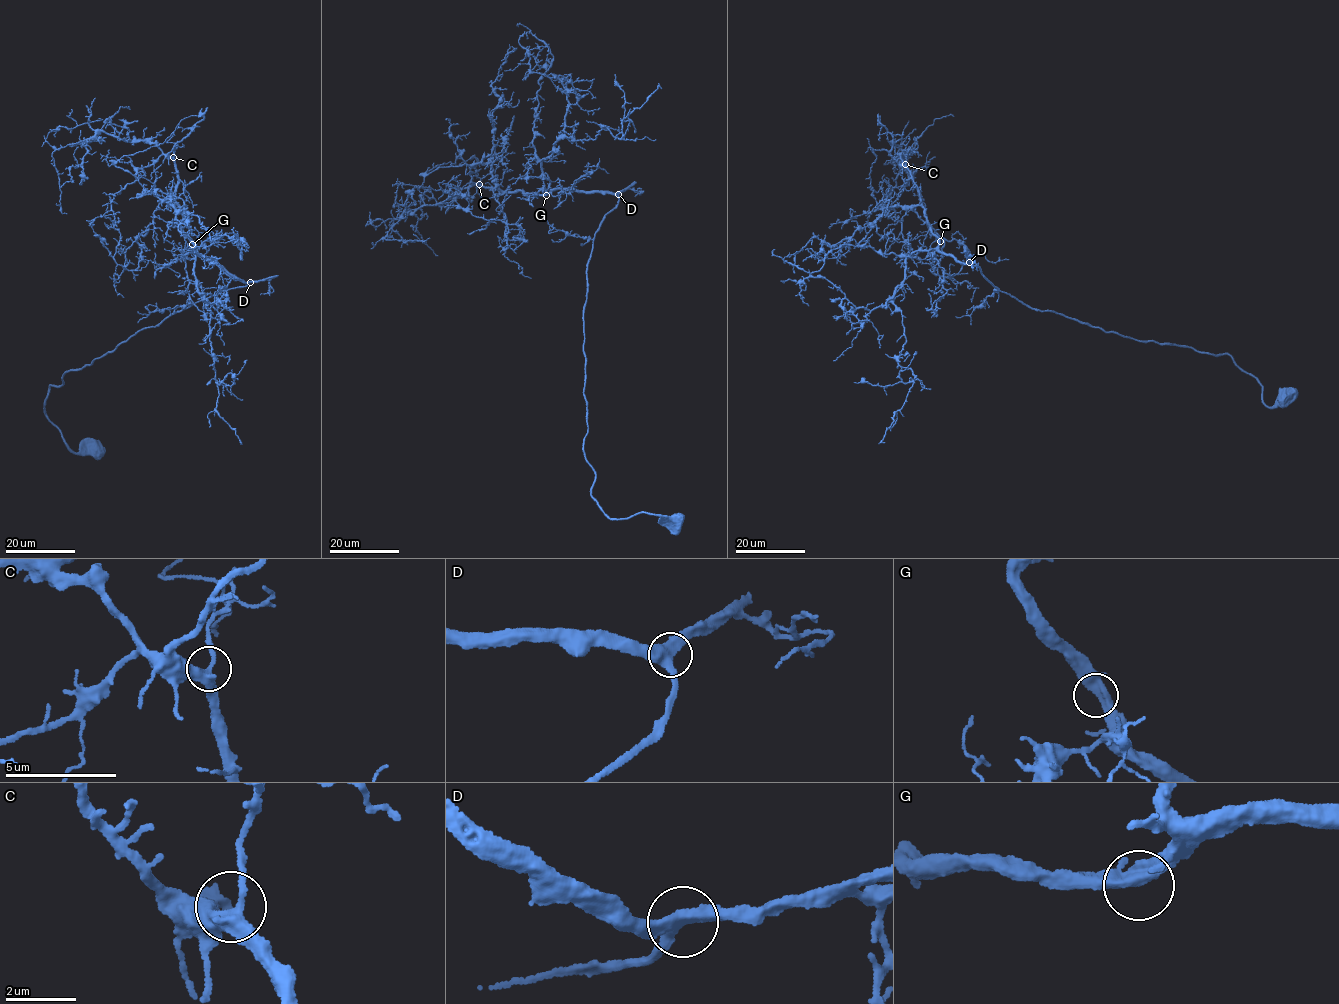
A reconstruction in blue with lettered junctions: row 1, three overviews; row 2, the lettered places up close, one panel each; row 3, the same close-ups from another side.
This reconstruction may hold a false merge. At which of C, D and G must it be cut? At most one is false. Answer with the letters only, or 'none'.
none

